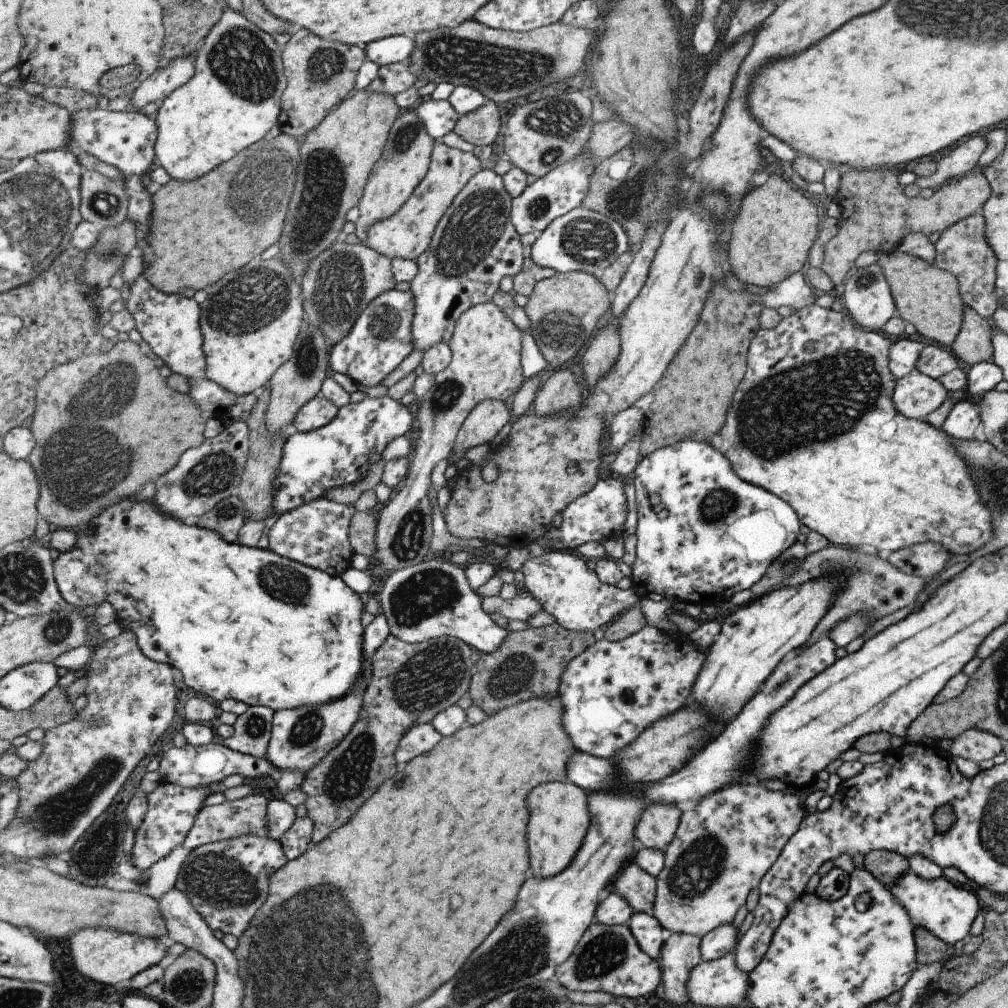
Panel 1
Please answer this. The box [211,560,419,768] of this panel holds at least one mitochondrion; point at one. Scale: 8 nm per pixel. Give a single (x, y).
(307, 730)

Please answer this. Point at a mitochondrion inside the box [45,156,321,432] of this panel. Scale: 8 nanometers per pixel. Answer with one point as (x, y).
(245, 305)

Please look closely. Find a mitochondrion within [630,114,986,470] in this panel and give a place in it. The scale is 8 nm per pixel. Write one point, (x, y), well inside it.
(823, 400)

